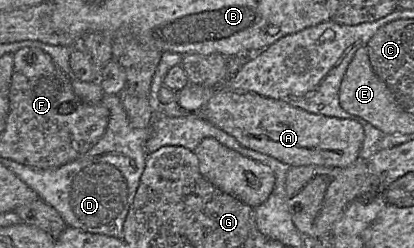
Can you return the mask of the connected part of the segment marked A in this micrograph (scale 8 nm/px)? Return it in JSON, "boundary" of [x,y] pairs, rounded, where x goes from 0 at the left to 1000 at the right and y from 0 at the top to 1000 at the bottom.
{"boundary":[[[543,343],[522,355],[486,464],[565,552],[585,589],[657,629],[700,673],[739,665],[838,673],[865,641],[879,560],[874,504],[855,484],[749,456],[679,403],[638,391],[616,371],[558,363]]]}

